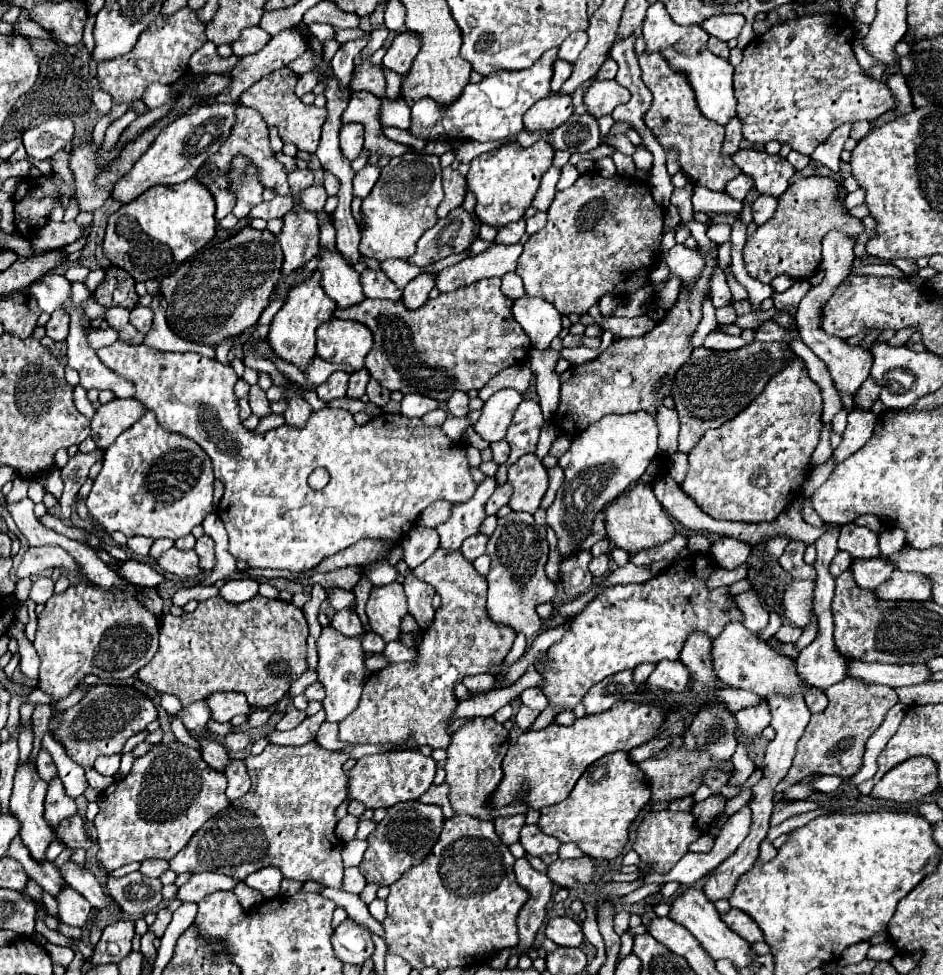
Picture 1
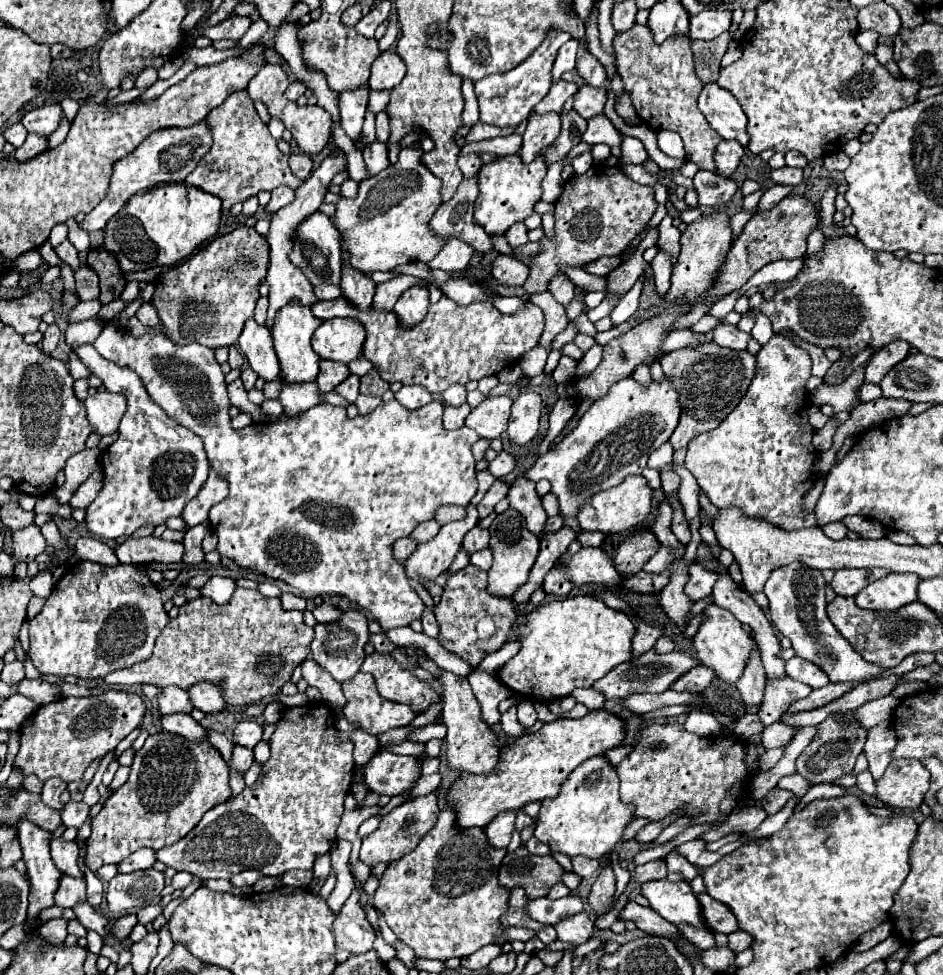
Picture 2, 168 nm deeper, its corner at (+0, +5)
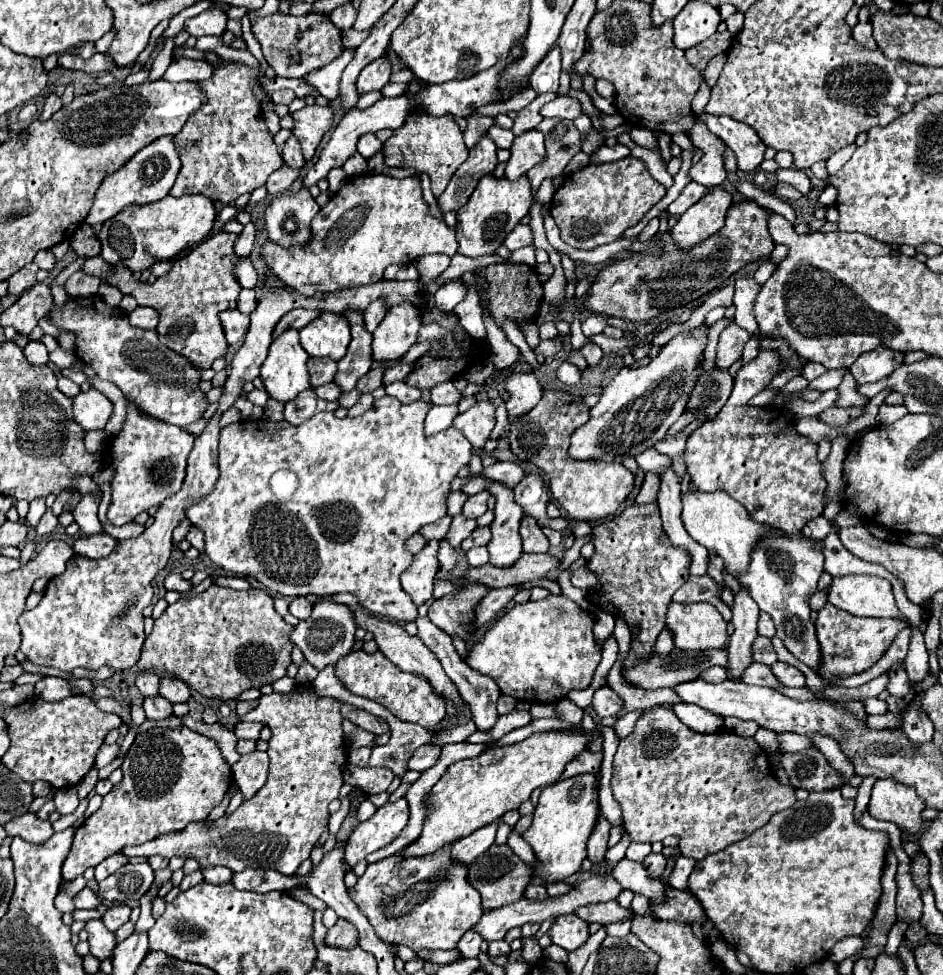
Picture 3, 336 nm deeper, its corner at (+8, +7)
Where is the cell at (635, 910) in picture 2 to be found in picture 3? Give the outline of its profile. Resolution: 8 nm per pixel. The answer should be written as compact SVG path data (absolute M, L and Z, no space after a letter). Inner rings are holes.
M608 901L608 903L590 903L584 907L578 907L574 911L574 915L578 915L582 921L586 923L612 923L616 919L624 919L624 917L632 917L634 913L630 909L622 909L616 901Z

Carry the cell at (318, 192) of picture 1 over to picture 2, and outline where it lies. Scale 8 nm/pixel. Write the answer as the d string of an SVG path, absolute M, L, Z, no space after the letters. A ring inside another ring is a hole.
M234 91L220 107L208 113L206 121L212 129L214 143L212 149L198 161L196 169L186 177L186 183L220 197L222 211L228 211L234 203L246 201L258 191L272 191L280 185L298 189L304 183L304 179L292 175L288 169L288 155L276 147L274 137L262 123L246 91Z

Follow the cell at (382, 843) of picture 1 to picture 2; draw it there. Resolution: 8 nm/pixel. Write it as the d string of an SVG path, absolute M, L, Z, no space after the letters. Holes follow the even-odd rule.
M434 793L416 797L412 801L406 801L398 807L394 807L386 817L380 819L378 829L362 839L360 859L370 867L376 867L378 863L390 865L390 863L400 861L404 855L414 851L418 847L418 843L422 841L422 837L436 825L438 813L440 813L440 807L438 807L438 797Z

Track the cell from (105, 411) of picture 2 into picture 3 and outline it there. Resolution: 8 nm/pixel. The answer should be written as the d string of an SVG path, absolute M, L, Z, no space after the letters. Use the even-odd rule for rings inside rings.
M90 387L88 391L78 393L74 397L74 421L82 425L84 431L104 429L110 415L112 415L112 403L98 389Z

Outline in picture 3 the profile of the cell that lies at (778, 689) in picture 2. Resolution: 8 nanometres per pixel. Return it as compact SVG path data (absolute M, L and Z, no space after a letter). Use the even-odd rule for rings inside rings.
M750 665L748 671L742 673L742 681L748 683L748 685L768 685L768 687L774 687L778 685L778 679L774 679L772 671L768 665Z

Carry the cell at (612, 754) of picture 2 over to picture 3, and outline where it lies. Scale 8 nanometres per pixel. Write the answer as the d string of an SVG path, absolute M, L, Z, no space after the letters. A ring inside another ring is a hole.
M582 751L580 755L576 755L566 769L562 771L560 779L570 779L574 775L582 775L582 773L596 773L596 767L600 767L602 763L602 753L592 753L592 751Z

